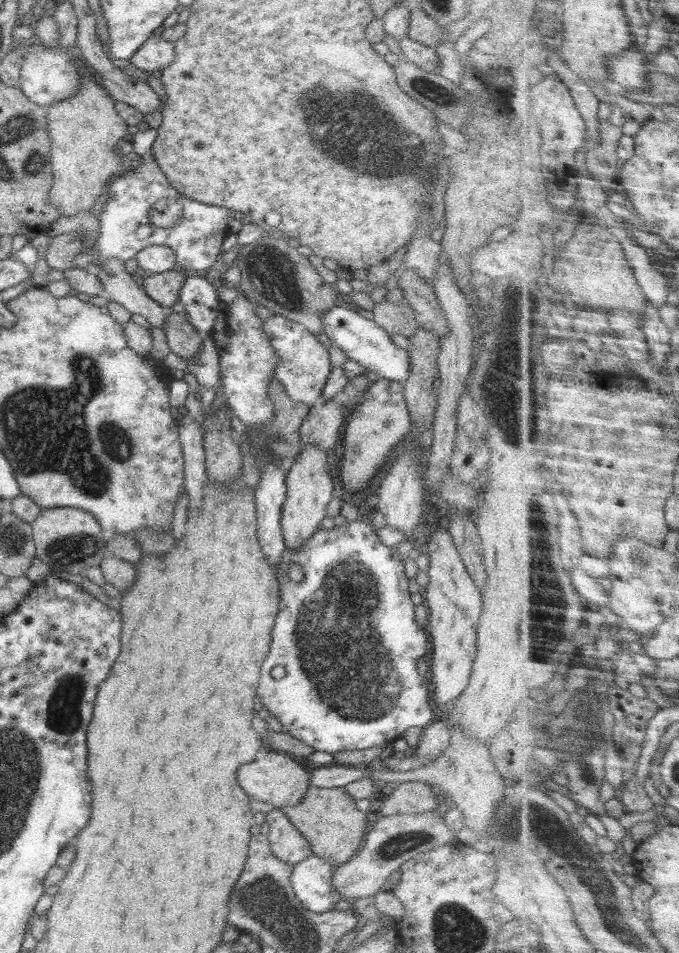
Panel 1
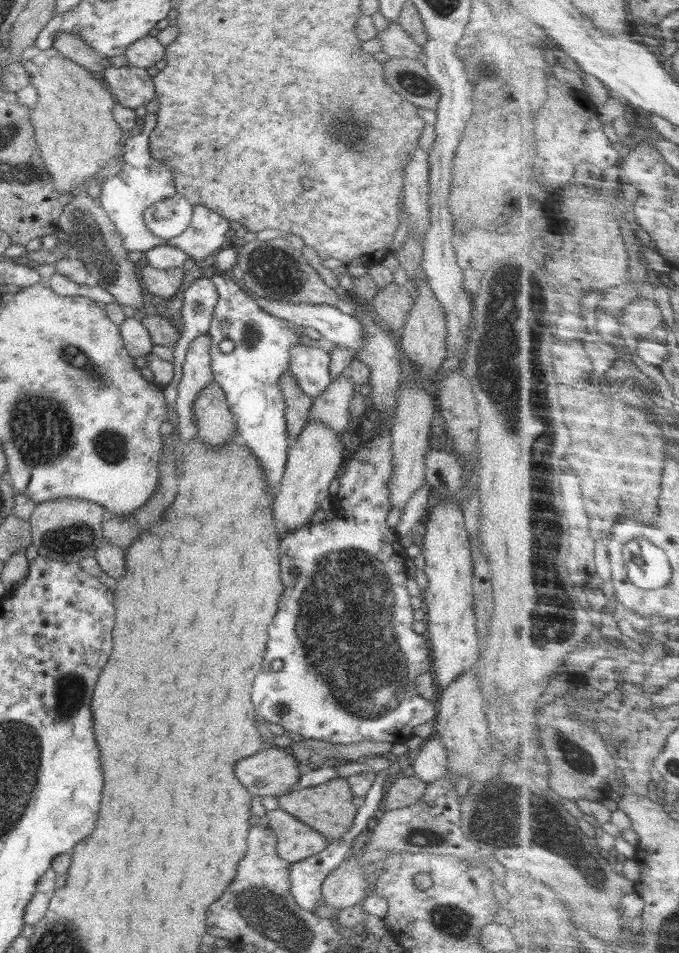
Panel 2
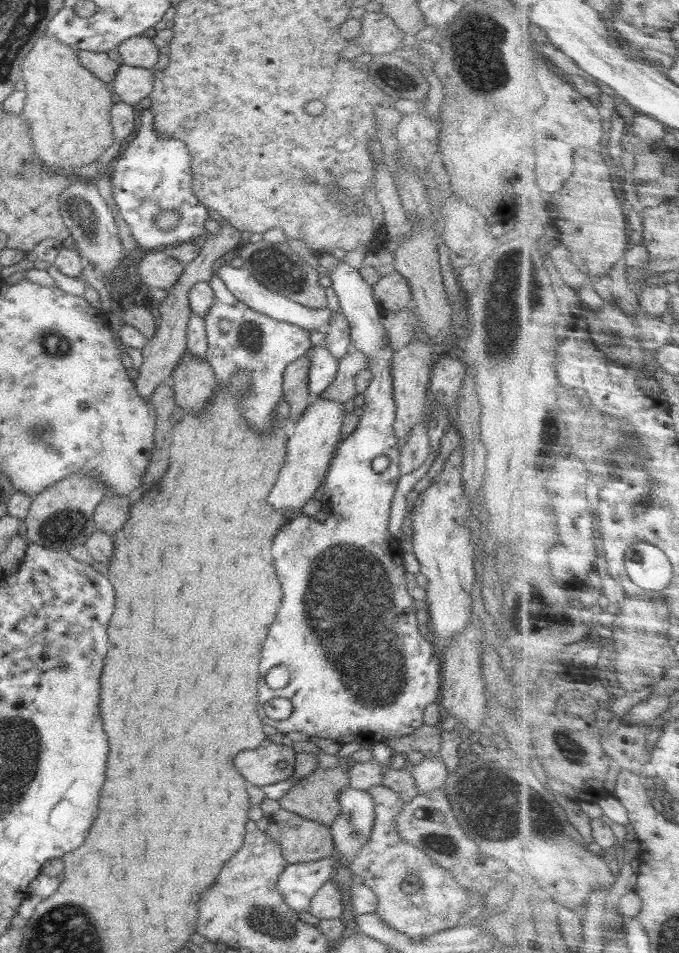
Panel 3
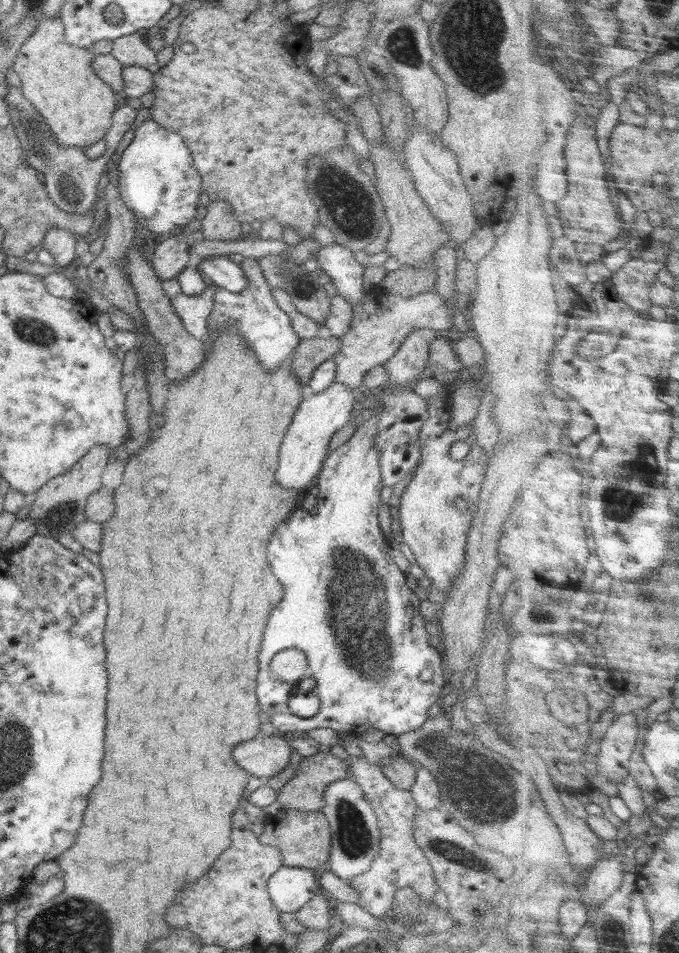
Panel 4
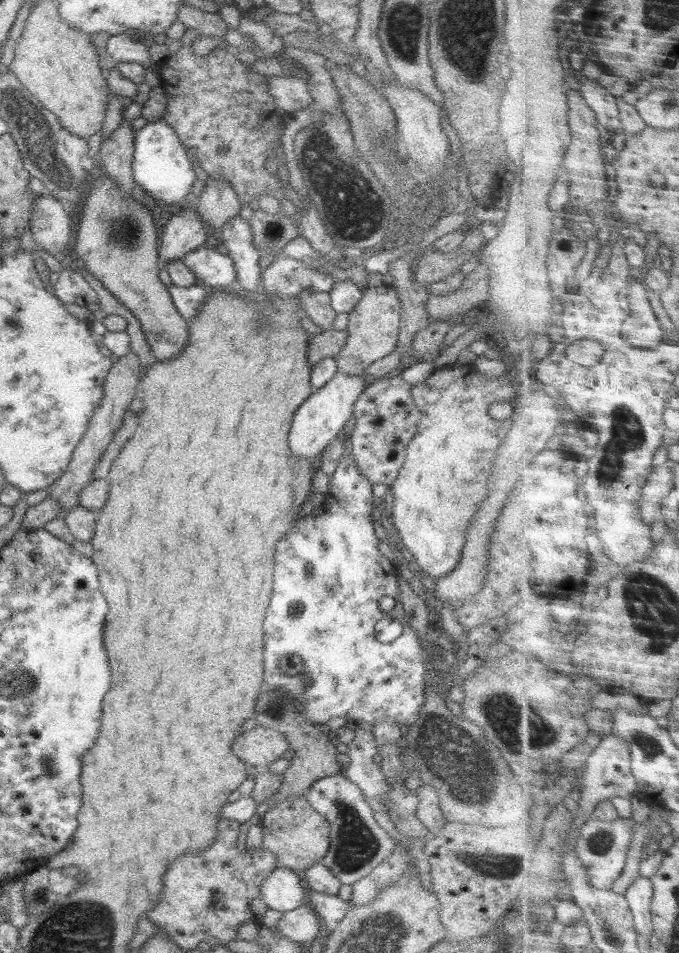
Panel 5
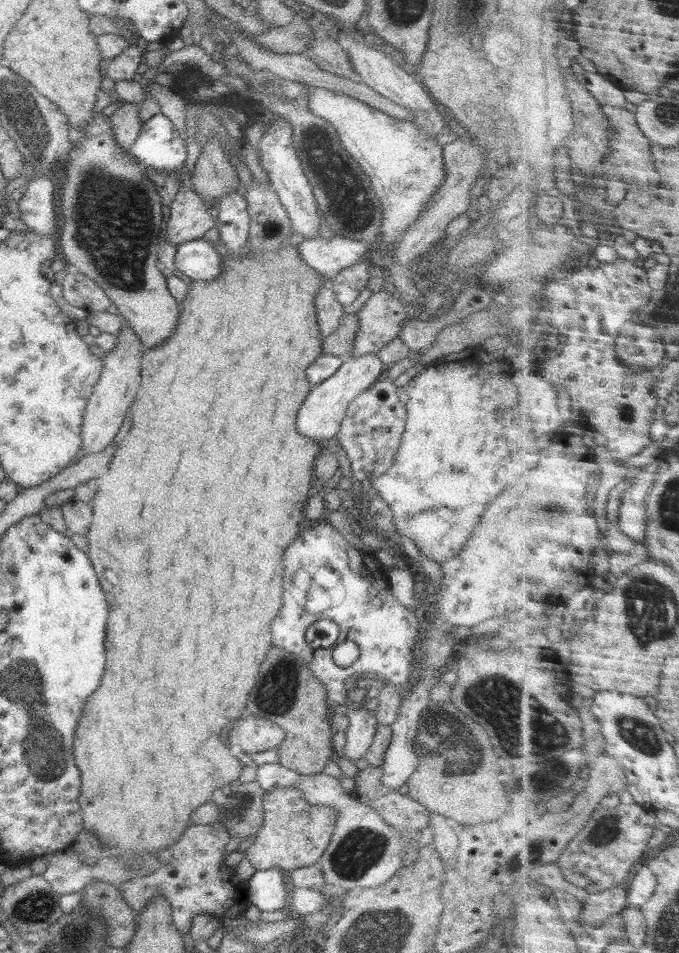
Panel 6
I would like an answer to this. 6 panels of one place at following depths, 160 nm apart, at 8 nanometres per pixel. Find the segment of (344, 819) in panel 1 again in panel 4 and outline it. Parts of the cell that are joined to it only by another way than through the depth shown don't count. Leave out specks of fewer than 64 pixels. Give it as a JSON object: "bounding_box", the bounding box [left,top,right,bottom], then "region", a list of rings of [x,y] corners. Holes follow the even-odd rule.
{"bounding_box":[277,750,350,811],"region":[[[318,750],[316,755],[301,758],[296,774],[278,790],[277,800],[284,808],[320,811],[326,786],[346,778],[350,778],[349,763]]]}

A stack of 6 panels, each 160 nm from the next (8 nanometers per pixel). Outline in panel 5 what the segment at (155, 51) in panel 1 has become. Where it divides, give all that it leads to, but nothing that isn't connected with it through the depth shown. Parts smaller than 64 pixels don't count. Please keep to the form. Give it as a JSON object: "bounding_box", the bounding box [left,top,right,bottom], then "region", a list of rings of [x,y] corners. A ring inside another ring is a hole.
{"bounding_box":[102,33,157,69],"region":[[[125,33],[111,35],[106,39],[102,49],[106,50],[117,63],[135,62],[150,69],[151,66],[157,65],[150,59],[149,48],[141,42],[130,39],[130,35]]]}

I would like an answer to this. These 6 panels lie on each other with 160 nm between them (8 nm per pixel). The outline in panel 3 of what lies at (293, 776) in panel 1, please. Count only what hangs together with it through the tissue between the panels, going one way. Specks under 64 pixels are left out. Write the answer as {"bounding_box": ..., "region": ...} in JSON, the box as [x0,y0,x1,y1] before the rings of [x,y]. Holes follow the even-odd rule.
{"bounding_box":[234,741,295,788],"region":[[[266,741],[256,750],[242,750],[234,758],[236,770],[246,778],[248,785],[261,788],[293,776],[295,751],[284,744]]]}

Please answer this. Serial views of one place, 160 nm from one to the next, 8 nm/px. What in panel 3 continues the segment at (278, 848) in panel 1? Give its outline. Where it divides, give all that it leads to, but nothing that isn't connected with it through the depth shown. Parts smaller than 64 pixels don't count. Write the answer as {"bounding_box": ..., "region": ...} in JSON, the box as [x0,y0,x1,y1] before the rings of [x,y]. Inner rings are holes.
{"bounding_box":[265,808,336,864],"region":[[[282,808],[274,815],[270,815],[267,820],[269,826],[265,833],[281,846],[282,856],[290,864],[320,860],[336,853],[331,830],[315,820],[304,818]]]}

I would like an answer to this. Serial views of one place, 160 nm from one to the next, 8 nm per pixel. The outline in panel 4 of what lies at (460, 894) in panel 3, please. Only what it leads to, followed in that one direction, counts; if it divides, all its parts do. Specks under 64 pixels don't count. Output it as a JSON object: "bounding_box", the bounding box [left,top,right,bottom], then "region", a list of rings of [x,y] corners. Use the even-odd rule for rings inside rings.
{"bounding_box":[348,756,440,928],"region":[[[364,756],[354,757],[348,763],[350,778],[356,781],[363,790],[377,816],[377,827],[381,832],[378,856],[371,862],[366,873],[356,876],[349,882],[358,893],[359,901],[357,903],[378,919],[390,917],[392,922],[408,923],[408,928],[423,926],[415,918],[409,922],[401,922],[403,918],[397,914],[393,903],[395,892],[404,886],[410,886],[419,899],[425,903],[434,903],[432,898],[440,889],[436,879],[434,879],[434,871],[425,857],[424,850],[420,849],[414,841],[413,824],[417,809],[415,800],[410,791],[394,786],[384,776],[381,767],[370,764]]]}

